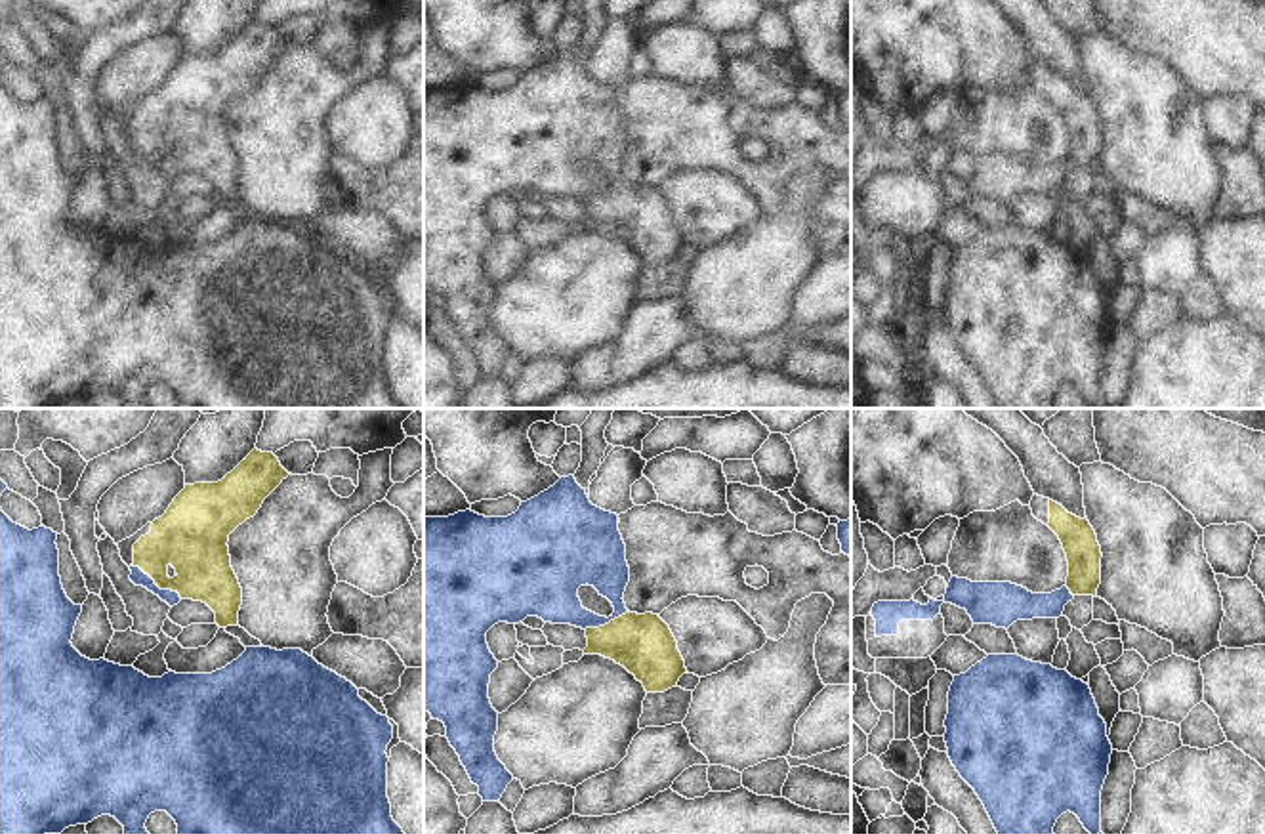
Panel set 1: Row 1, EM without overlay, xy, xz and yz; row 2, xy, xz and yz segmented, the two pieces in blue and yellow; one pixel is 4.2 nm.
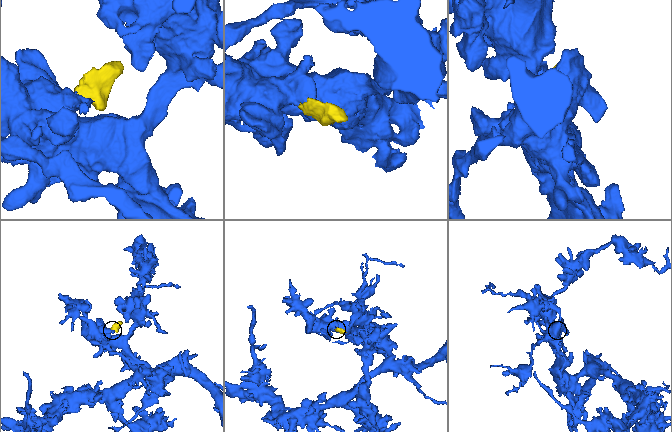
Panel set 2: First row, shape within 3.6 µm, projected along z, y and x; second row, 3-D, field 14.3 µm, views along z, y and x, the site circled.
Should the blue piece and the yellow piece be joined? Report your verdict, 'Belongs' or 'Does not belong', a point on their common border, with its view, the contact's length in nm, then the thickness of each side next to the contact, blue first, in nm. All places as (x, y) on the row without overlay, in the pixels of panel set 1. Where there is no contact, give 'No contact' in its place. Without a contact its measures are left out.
Belongs. Touches blue at xy (155, 157). Shared border 260 nm. Thickness 70 nm (blue) against 280 nm

